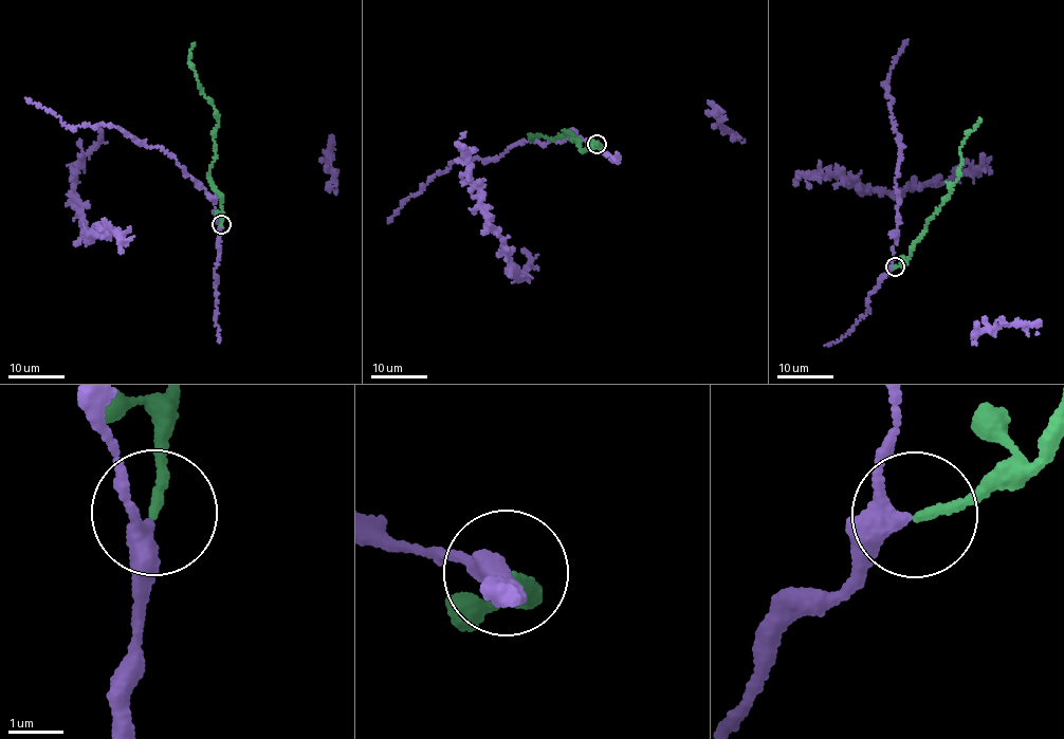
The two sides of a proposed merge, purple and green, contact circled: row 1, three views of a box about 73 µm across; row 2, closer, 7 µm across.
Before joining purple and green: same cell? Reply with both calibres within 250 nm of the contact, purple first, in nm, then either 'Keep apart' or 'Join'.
Thickness 300 nm (purple) against 150 nm. Join

